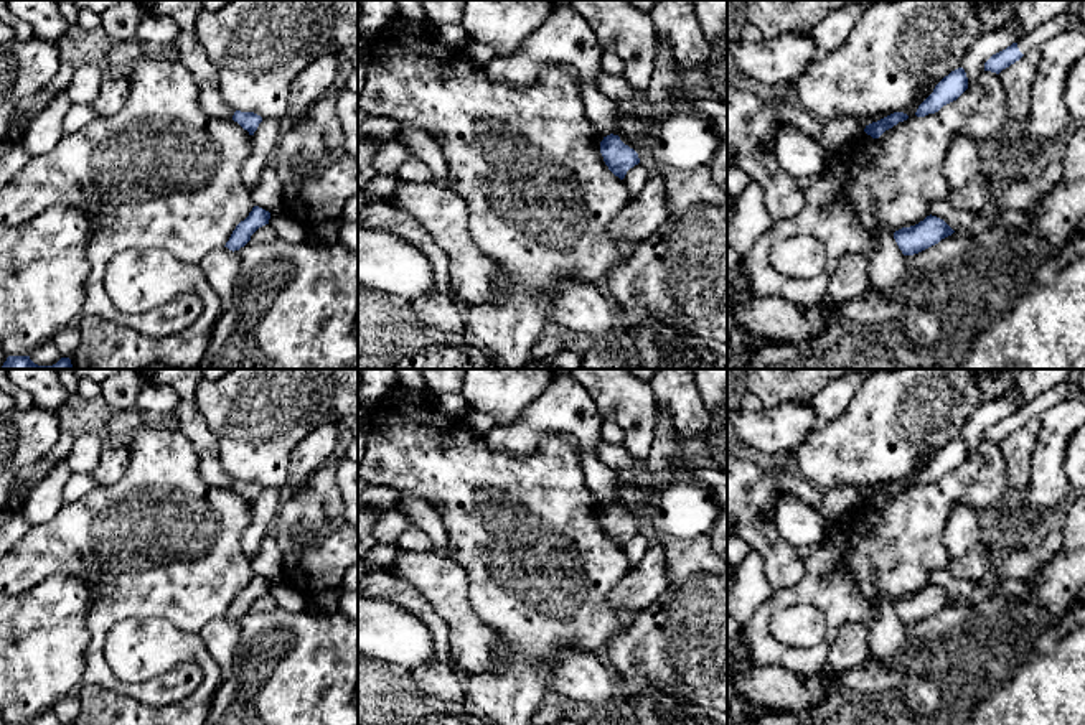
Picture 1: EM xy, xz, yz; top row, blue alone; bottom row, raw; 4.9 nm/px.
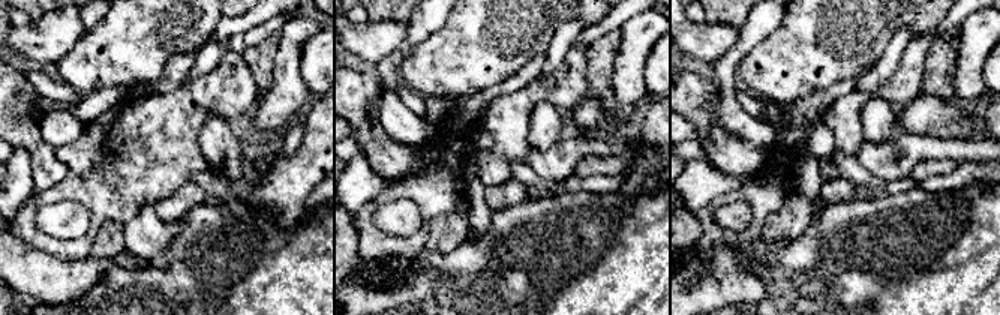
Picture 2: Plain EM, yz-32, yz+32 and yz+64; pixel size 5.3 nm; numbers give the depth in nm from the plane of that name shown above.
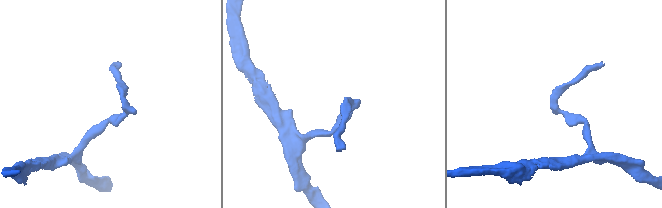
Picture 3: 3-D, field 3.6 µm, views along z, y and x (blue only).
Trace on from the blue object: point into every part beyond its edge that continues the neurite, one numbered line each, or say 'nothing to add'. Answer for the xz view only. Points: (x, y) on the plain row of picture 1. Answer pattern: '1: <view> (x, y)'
nothing to add

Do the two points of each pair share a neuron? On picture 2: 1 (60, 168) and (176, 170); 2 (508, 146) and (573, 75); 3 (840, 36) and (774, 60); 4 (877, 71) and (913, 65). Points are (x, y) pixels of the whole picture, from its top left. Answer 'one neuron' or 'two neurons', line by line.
1: two neurons
2: one neuron
3: one neuron
4: two neurons

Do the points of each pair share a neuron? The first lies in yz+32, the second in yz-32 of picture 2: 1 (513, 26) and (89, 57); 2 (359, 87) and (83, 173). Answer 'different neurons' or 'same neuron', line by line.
1: same neuron
2: different neurons

